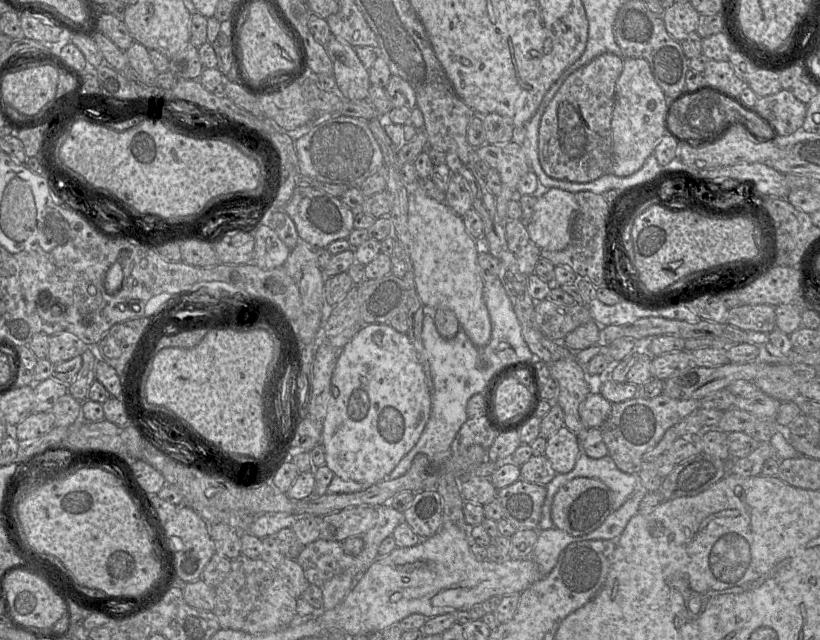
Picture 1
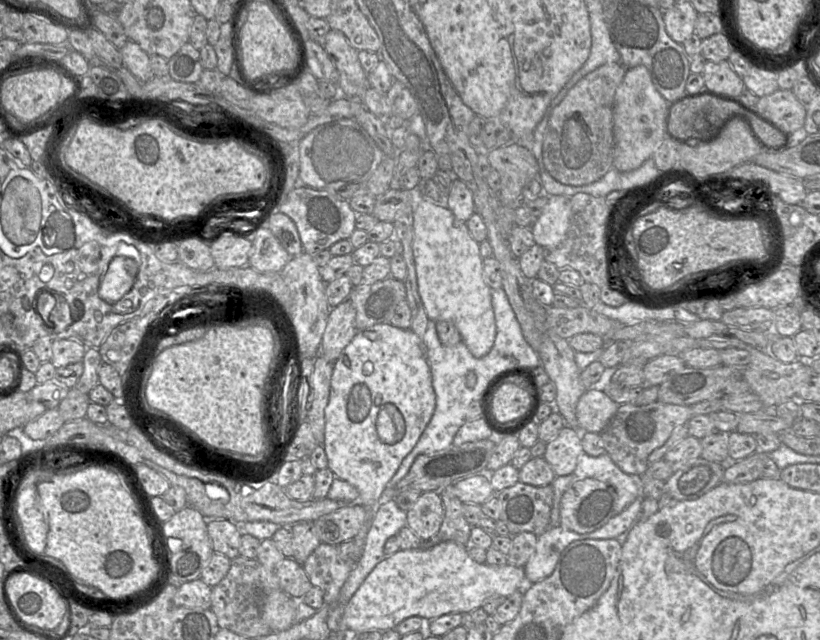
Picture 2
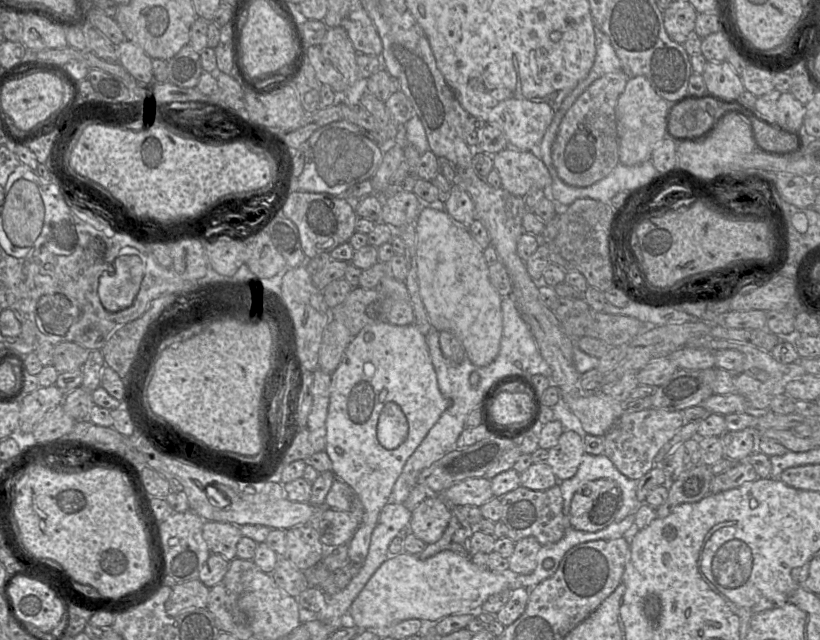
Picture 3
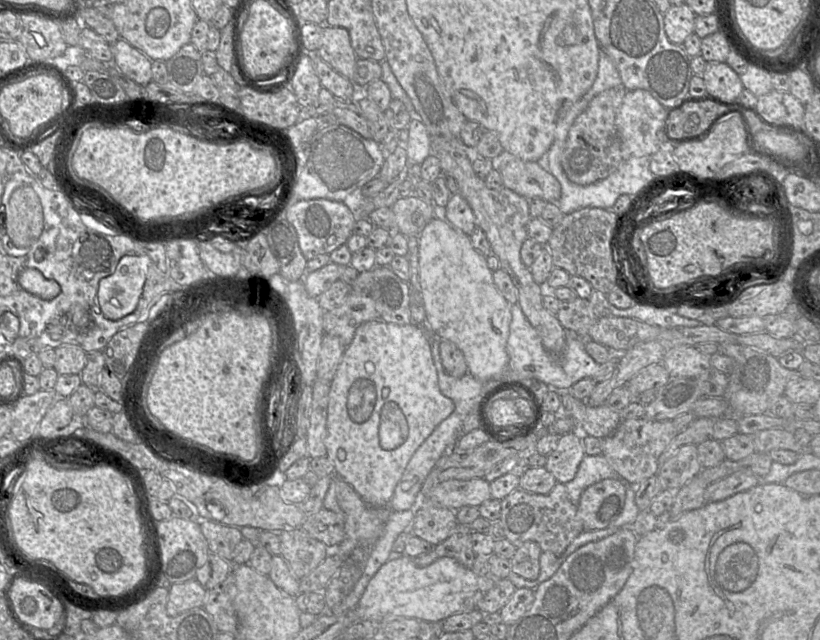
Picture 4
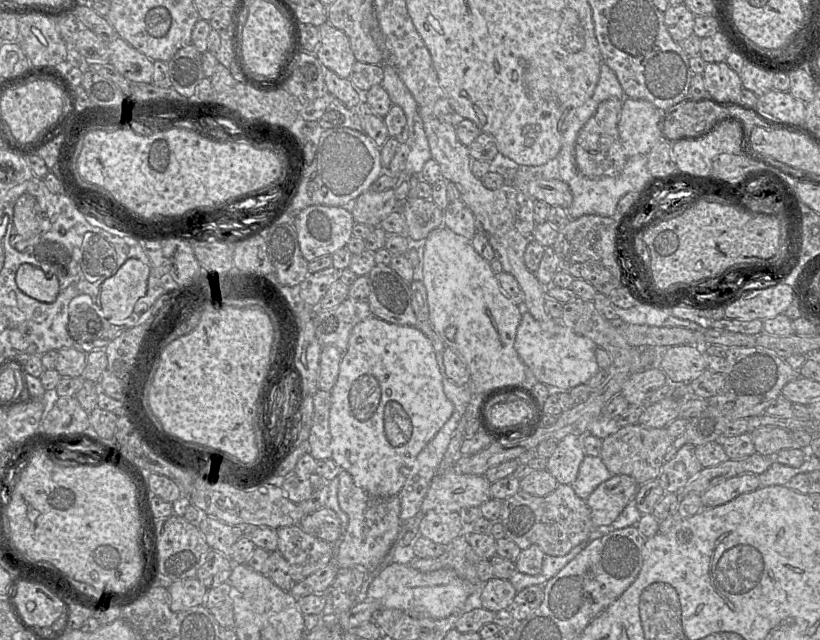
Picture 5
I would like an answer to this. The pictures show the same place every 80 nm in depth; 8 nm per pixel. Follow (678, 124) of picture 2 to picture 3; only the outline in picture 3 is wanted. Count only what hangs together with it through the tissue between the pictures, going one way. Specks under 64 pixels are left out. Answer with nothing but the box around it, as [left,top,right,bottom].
[667,99,729,136]

